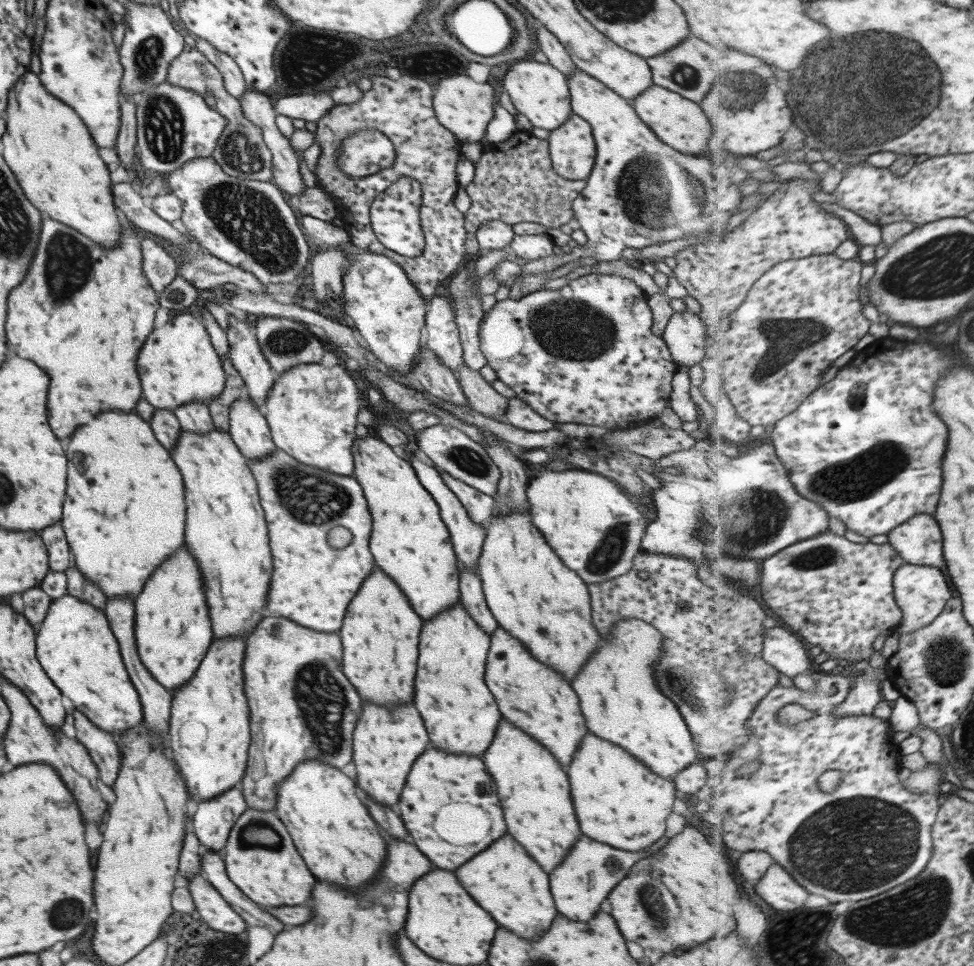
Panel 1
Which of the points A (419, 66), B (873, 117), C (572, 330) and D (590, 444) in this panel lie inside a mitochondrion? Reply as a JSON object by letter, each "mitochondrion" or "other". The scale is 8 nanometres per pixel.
{"A":"other","B":"mitochondrion","C":"mitochondrion","D":"other"}

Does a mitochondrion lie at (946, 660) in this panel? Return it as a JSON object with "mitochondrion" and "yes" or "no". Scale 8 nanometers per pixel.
{"mitochondrion":"yes"}

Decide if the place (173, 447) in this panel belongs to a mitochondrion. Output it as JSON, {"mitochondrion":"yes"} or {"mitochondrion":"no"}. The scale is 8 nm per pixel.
{"mitochondrion":"no"}

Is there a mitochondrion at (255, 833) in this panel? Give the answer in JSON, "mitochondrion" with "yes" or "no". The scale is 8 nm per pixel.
{"mitochondrion":"yes"}

